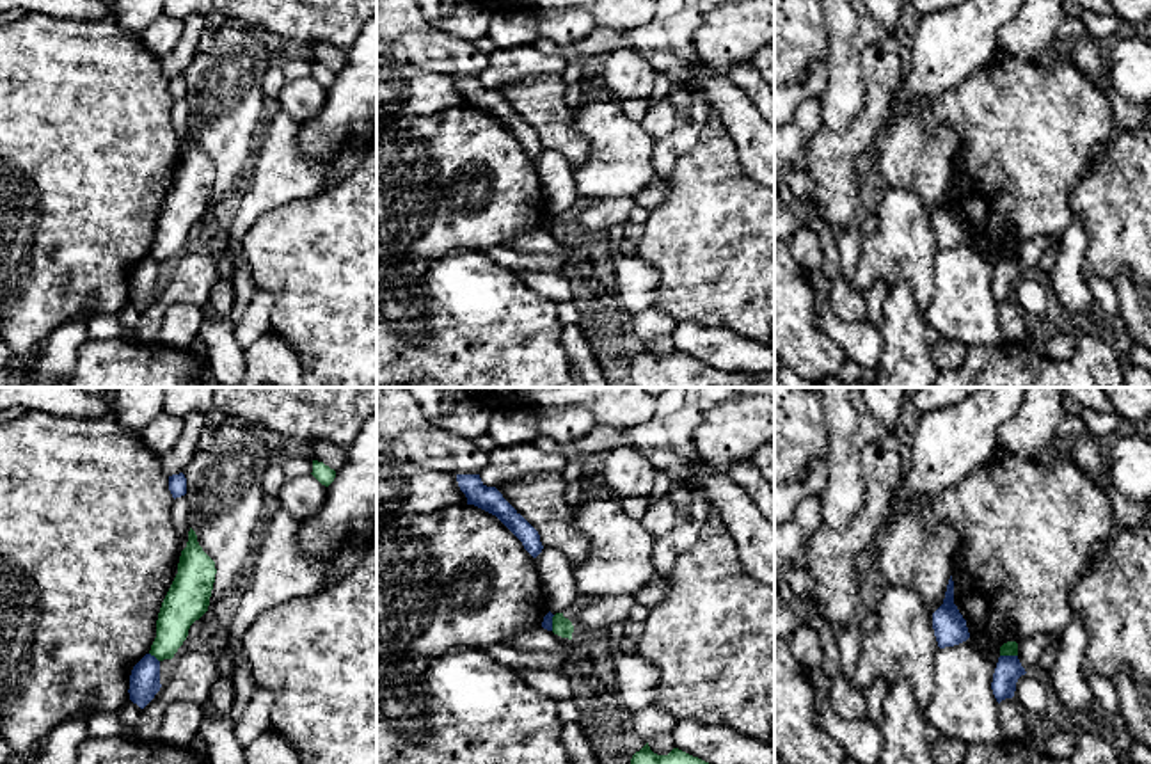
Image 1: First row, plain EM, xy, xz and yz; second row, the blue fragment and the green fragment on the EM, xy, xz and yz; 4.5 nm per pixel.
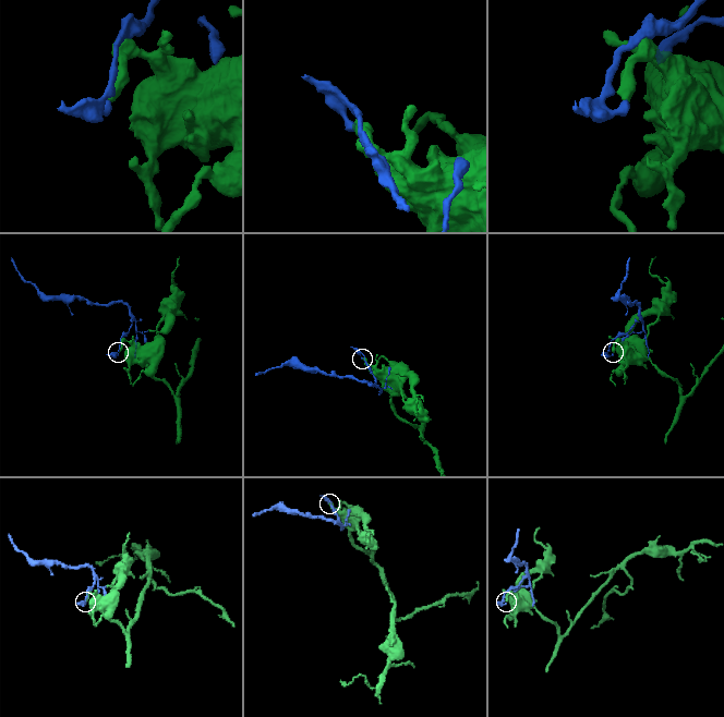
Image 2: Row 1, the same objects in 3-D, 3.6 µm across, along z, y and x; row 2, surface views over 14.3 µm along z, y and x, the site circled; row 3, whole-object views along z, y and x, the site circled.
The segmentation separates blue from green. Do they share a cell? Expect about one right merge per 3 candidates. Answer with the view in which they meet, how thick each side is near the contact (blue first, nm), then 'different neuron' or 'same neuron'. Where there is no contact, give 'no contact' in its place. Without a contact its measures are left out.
contact in yz; calibres 120 and 60 nm; different neuron

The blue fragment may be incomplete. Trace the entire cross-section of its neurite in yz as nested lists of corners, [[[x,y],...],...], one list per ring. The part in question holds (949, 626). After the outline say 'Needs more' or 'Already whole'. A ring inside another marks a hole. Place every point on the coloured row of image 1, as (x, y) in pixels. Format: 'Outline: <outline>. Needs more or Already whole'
Outline: [[[952,576],[947,585],[943,604],[933,613],[933,629],[940,649],[959,645],[970,638],[966,620],[954,604]]]. Already whole

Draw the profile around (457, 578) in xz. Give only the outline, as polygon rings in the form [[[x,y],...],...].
[[[474,505],[442,506],[435,513],[400,517],[377,526],[377,656],[442,656],[451,649],[481,649],[542,627],[549,613],[535,558],[492,513]]]

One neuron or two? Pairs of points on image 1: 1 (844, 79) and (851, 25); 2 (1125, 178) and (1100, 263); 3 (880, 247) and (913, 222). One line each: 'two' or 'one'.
1: one
2: one
3: one

